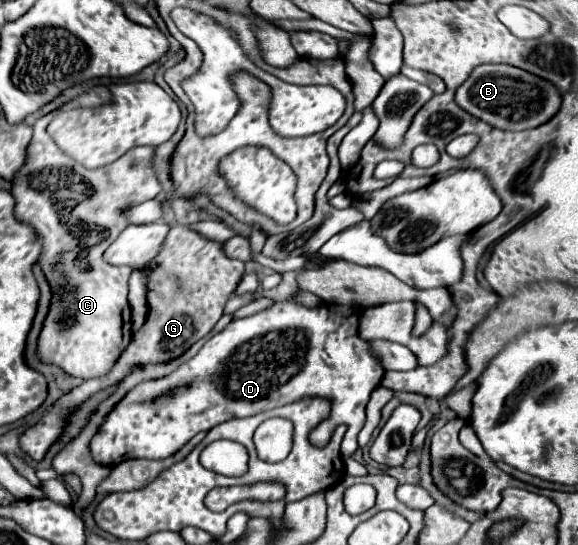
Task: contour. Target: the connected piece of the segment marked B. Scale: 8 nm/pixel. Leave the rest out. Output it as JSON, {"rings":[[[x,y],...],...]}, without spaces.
{"rings":[[[485,63],[475,67],[469,79],[457,87],[455,103],[473,117],[497,129],[523,131],[549,121],[561,105],[561,95],[551,81],[541,79],[529,71],[511,67],[507,63]]]}

